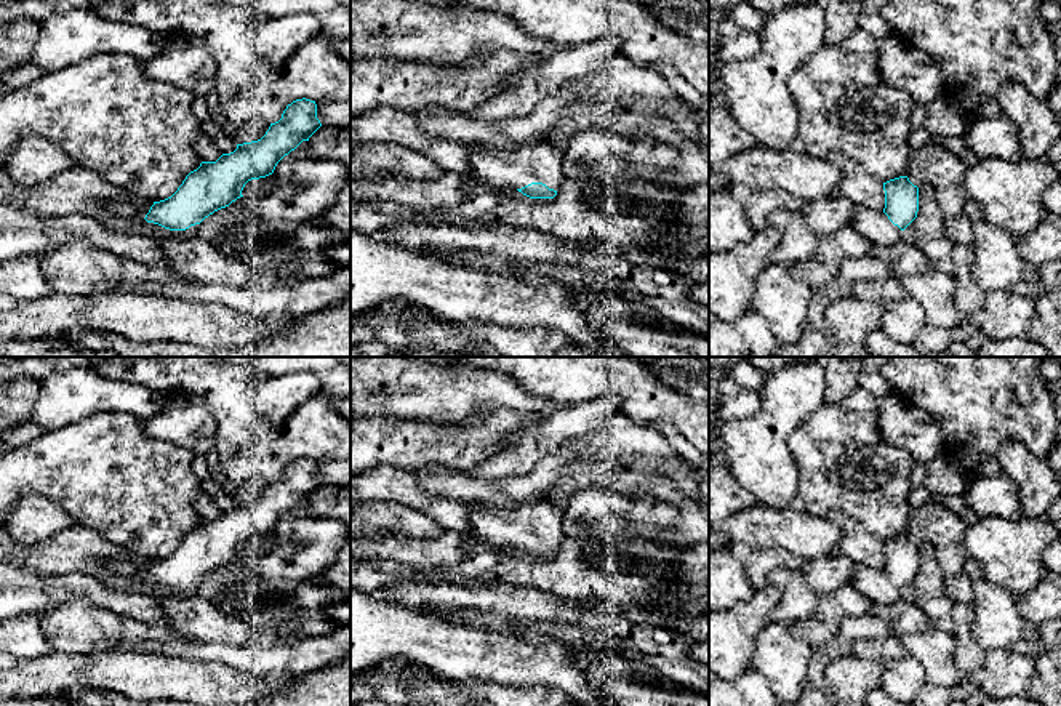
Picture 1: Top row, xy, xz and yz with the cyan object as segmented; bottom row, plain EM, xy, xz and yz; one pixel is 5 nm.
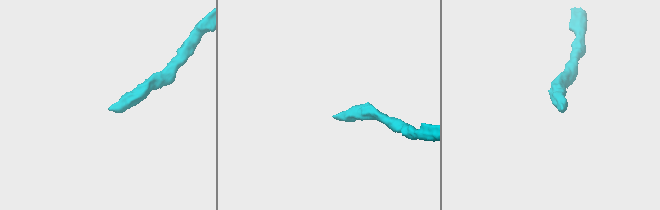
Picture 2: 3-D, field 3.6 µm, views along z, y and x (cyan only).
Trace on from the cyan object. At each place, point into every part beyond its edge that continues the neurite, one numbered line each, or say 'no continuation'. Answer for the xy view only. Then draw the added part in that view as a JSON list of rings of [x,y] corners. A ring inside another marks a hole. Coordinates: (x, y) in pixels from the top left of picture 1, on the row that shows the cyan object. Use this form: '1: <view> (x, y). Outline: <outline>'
1: xy (189, 232). Outline: [[[195,224],[195,226],[190,226],[189,229],[186,231],[173,231],[174,235],[171,239],[179,239],[179,240],[186,240],[186,239],[192,239],[194,234],[197,232],[200,224]]]

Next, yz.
1: yz (876, 226). Outline: [[[866,207],[853,208],[851,224],[858,234],[874,245],[874,248],[893,243],[899,240],[903,234],[883,211],[874,211]]]

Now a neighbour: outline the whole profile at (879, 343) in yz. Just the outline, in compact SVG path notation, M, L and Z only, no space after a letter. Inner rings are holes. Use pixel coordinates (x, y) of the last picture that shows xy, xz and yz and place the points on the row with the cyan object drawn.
M883 328L866 338L866 347L872 357L954 357L949 351L920 352L914 344L895 341Z

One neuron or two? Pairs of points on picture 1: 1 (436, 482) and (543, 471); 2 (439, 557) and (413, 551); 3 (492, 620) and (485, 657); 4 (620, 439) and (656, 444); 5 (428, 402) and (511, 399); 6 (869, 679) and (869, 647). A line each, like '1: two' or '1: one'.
1: one
2: one
3: two
4: one
5: one
6: two

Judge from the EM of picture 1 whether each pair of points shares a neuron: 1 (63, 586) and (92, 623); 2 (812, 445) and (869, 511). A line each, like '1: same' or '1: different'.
1: different
2: same

